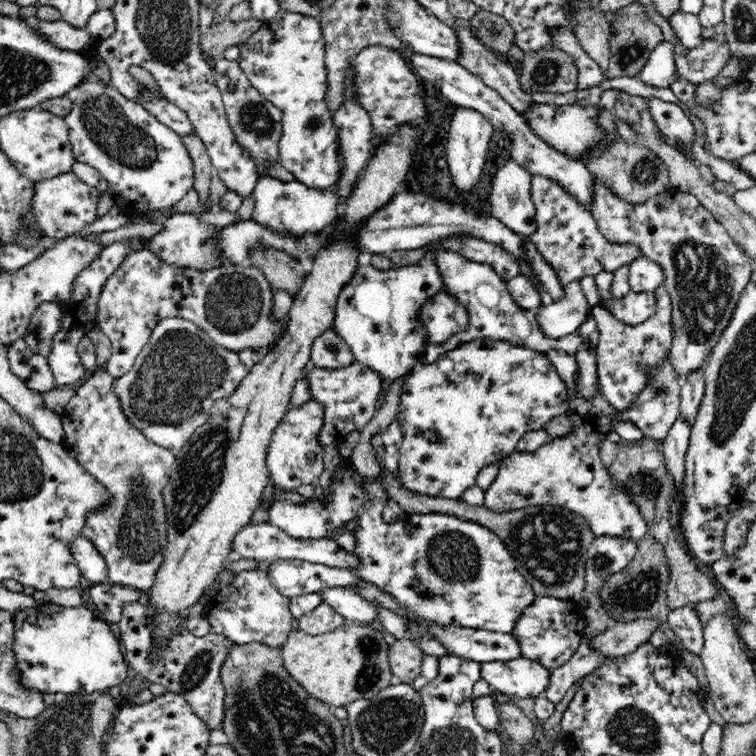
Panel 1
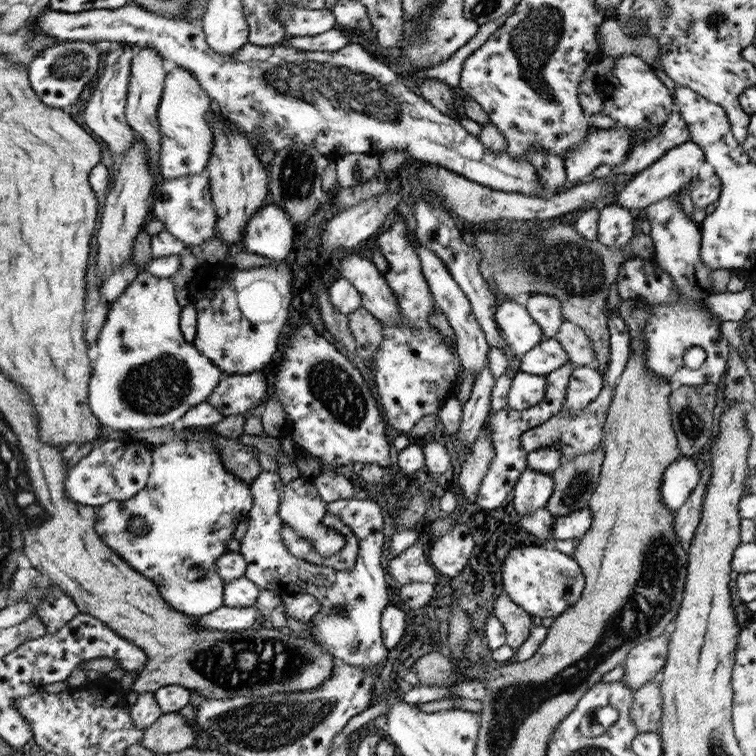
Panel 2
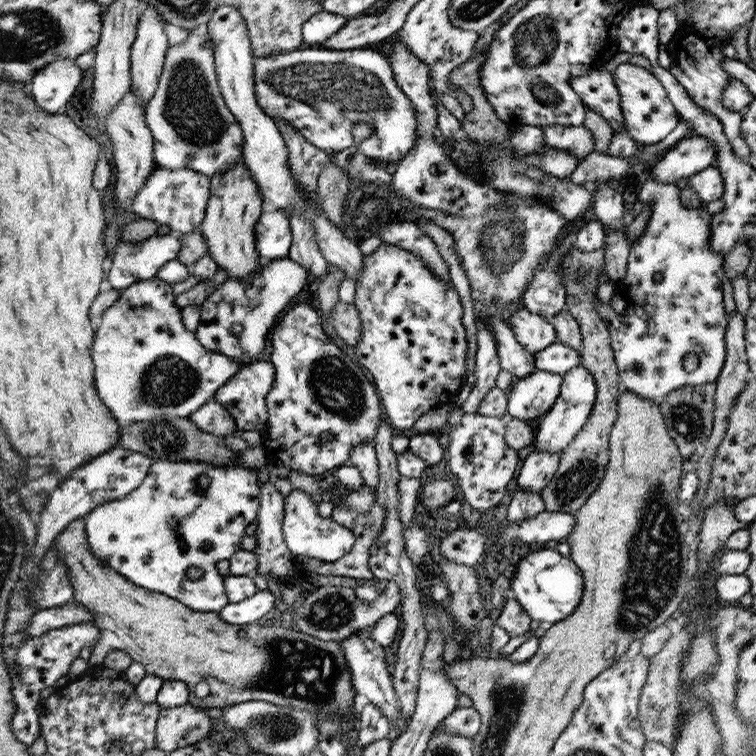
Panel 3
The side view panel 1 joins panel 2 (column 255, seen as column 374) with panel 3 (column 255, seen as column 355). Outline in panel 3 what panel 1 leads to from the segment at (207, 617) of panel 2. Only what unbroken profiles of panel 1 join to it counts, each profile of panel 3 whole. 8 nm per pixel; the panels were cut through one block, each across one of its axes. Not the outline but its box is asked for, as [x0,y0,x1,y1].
[220,589,276,624]

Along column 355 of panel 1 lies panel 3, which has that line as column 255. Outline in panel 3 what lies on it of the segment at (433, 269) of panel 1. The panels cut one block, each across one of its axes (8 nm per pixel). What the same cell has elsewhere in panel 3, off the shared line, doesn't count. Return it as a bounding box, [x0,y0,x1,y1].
[194,257,308,362]

